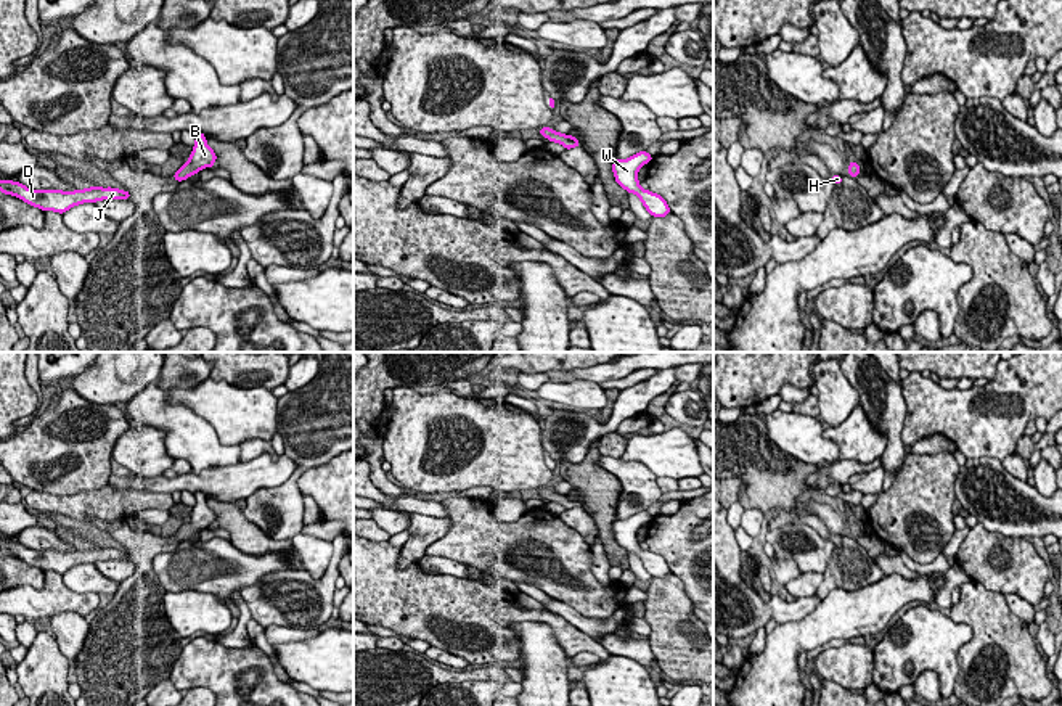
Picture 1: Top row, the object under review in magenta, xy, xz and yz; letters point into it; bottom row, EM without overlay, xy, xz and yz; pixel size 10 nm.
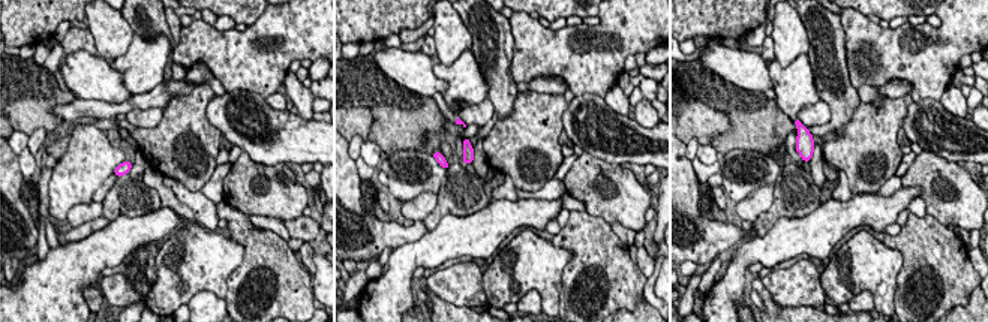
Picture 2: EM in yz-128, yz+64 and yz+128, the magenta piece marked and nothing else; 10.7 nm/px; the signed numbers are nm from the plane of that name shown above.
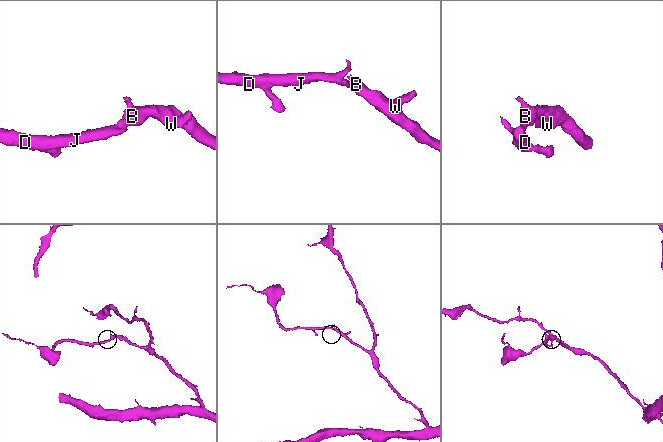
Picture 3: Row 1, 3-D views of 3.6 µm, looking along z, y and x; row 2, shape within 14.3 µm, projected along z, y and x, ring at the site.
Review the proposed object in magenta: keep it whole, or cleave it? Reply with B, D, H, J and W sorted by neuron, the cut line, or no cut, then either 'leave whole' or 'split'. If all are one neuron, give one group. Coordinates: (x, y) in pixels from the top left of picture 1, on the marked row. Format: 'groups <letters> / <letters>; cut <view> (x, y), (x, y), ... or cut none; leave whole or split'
groups B D H J W; cut none; leave whole

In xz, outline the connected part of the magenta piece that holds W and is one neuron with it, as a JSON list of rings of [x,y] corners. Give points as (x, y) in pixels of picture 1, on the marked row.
[[[639,151],[628,159],[615,159],[612,172],[615,182],[625,188],[627,193],[635,193],[652,217],[665,217],[670,214],[667,201],[660,195],[643,190],[638,182],[638,169],[652,159],[647,151]]]

